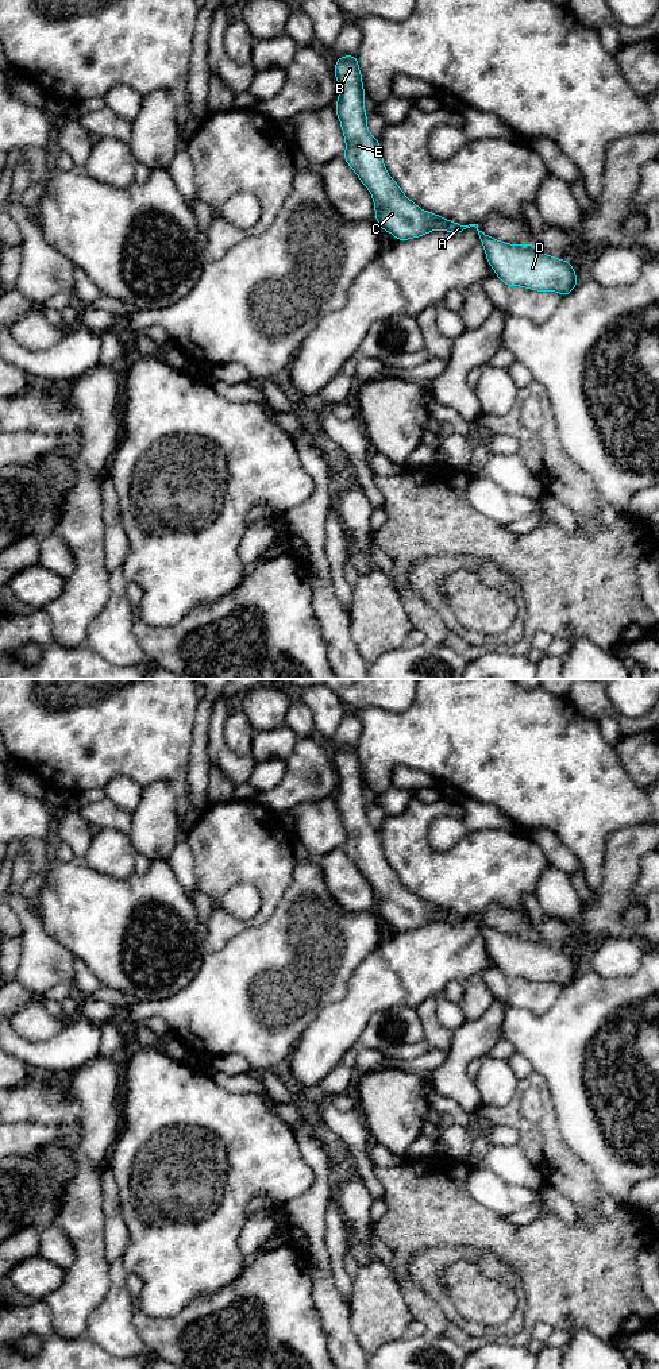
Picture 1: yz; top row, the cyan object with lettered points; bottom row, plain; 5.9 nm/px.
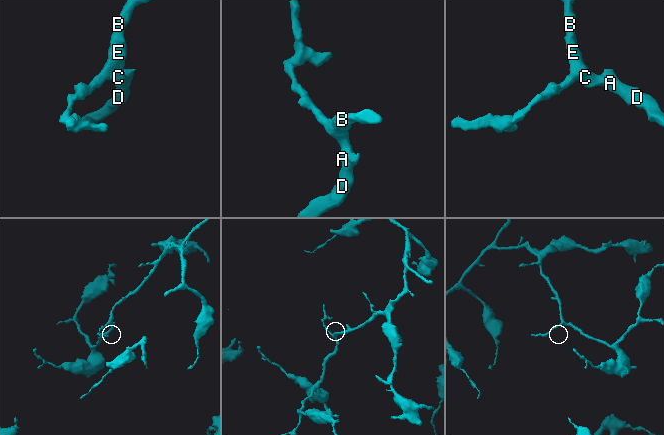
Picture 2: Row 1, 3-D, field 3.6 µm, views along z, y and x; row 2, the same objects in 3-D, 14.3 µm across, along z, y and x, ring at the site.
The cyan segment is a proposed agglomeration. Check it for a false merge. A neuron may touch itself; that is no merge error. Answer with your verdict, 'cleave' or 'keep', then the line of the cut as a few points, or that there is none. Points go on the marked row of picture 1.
keep | no cut

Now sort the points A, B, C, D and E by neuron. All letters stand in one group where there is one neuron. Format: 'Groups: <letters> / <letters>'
Groups: A B C D E

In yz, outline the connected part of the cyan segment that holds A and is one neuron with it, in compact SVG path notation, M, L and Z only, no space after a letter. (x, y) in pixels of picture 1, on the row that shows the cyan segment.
M357 55L338 58L334 73L339 88L335 112L346 142L343 158L370 190L381 229L390 232L397 240L408 240L435 229L458 234L475 227L487 263L508 289L523 286L537 292L558 292L563 297L574 290L578 285L577 274L569 261L543 254L533 244L500 242L479 231L478 224L462 225L450 221L411 201L388 174L379 140L369 132Z

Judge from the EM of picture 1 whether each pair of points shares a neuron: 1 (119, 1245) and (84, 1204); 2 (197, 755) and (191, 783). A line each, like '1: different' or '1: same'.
1: different
2: same

